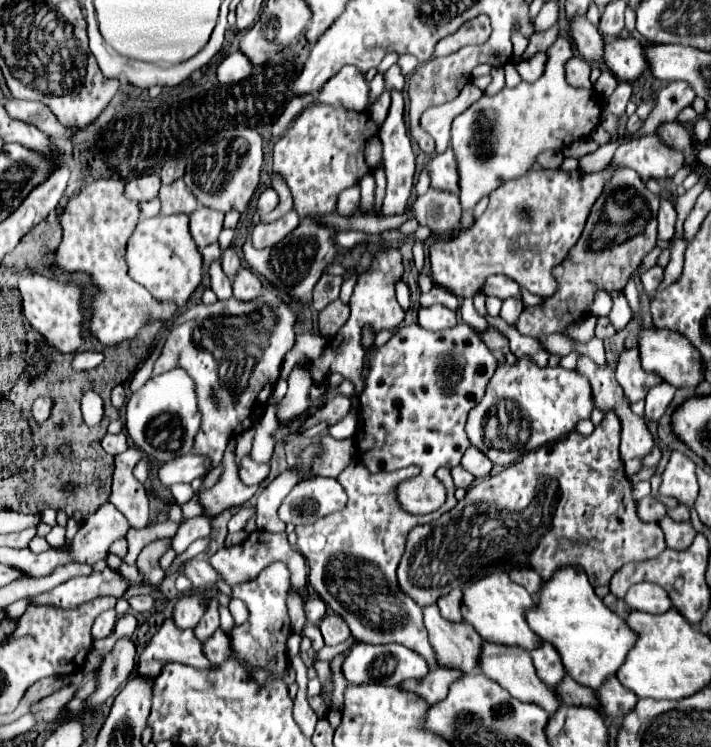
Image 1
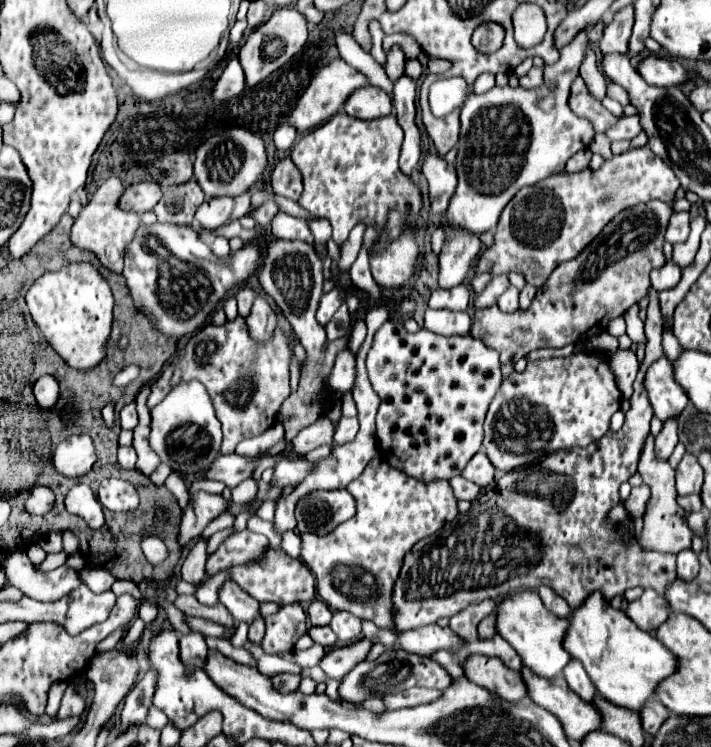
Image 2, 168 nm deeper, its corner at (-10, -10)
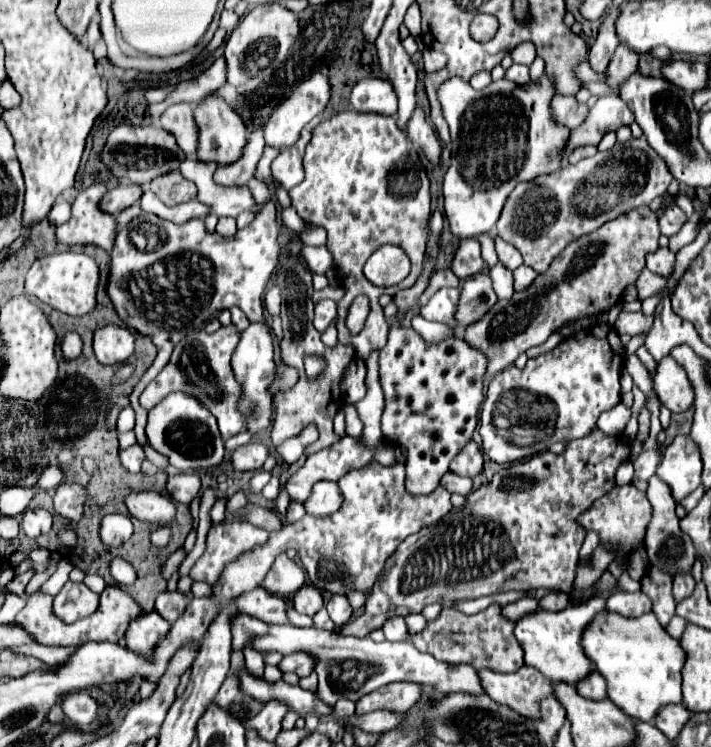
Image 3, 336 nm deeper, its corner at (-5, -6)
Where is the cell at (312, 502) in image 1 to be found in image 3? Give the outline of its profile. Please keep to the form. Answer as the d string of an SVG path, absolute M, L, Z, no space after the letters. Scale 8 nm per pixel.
M317 482L311 496L305 500L305 512L311 516L331 516L331 512L337 512L343 504L341 490L337 482Z

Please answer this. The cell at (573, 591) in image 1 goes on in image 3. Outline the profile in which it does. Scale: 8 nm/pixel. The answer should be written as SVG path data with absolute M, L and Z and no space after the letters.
M605 610L587 624L581 648L595 664L595 670L603 674L607 698L627 716L651 722L661 706L681 702L681 668L685 664L685 652L679 642L663 630L653 612L639 618L625 618Z

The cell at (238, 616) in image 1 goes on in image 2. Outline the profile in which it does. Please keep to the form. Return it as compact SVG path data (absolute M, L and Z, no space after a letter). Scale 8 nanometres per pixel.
M256 620L256 624L250 624L250 630L248 630L248 642L252 644L260 644L264 638L264 620Z

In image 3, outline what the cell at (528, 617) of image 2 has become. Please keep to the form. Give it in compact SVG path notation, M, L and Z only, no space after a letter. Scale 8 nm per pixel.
M595 596L583 606L567 606L561 612L537 610L537 612L531 612L519 618L515 622L515 638L525 652L525 664L539 670L551 682L575 684L581 678L585 678L587 672L591 670L591 662L581 650L581 644L579 644L581 634L585 626L591 622L591 618L599 614L601 610L605 610L605 602L607 600L603 596Z

